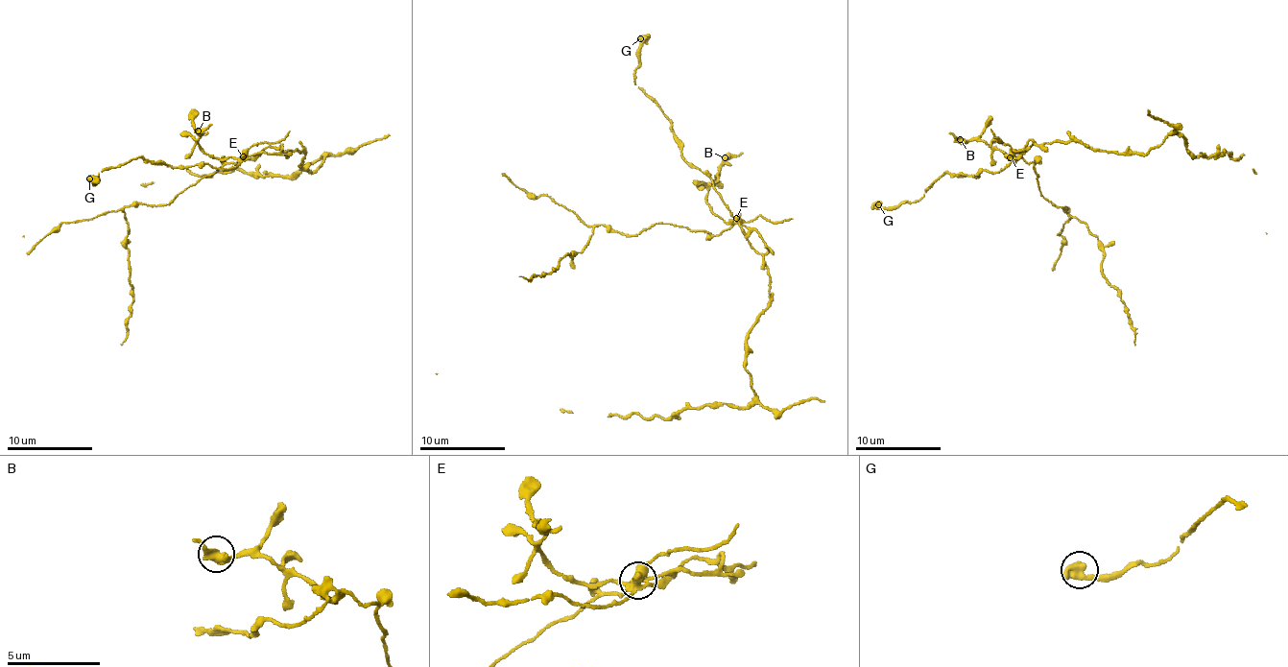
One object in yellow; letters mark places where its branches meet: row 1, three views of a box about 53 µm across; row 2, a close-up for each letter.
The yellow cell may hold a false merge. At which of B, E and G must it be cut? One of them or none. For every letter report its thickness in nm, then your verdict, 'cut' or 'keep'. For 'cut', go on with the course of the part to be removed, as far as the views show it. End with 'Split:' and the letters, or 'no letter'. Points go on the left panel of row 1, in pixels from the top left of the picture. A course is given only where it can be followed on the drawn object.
B: 360 nm | keep
E: 400 nm | cut | (243, 156), (164, 203), (123, 206), (133, 300), (121, 345)
G: 500 nm | keep
Split: E

